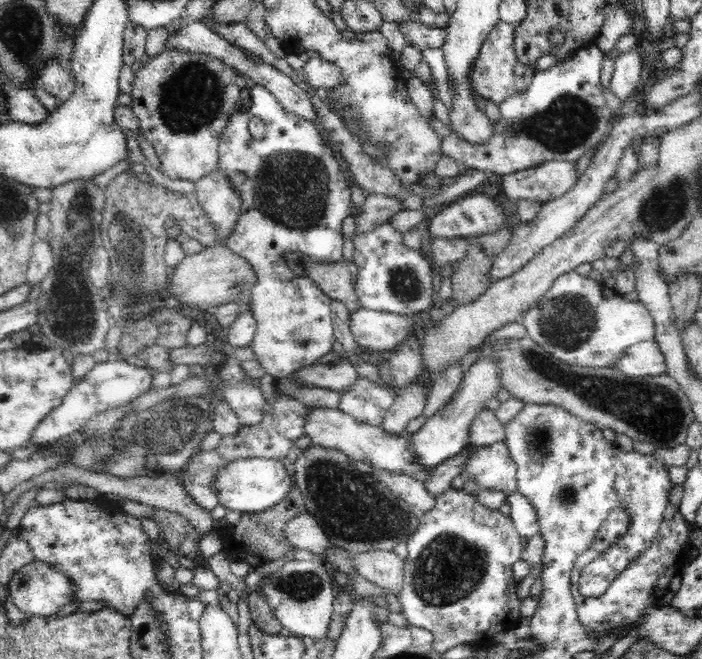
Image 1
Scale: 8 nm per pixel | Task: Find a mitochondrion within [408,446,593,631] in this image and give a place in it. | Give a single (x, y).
(449, 568)

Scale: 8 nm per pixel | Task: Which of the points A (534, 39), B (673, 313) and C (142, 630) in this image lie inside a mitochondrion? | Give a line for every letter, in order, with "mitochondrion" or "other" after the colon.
A: other
B: other
C: other

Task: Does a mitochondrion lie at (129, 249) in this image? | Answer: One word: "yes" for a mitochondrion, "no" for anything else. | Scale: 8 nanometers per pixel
yes

